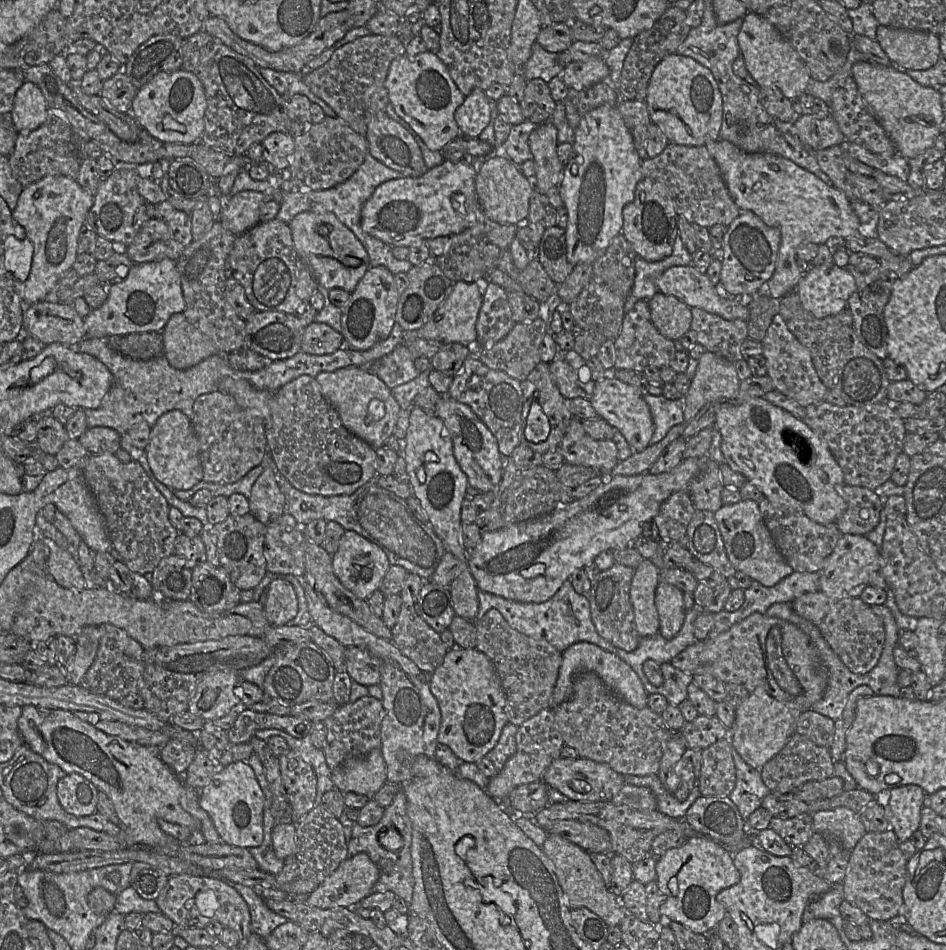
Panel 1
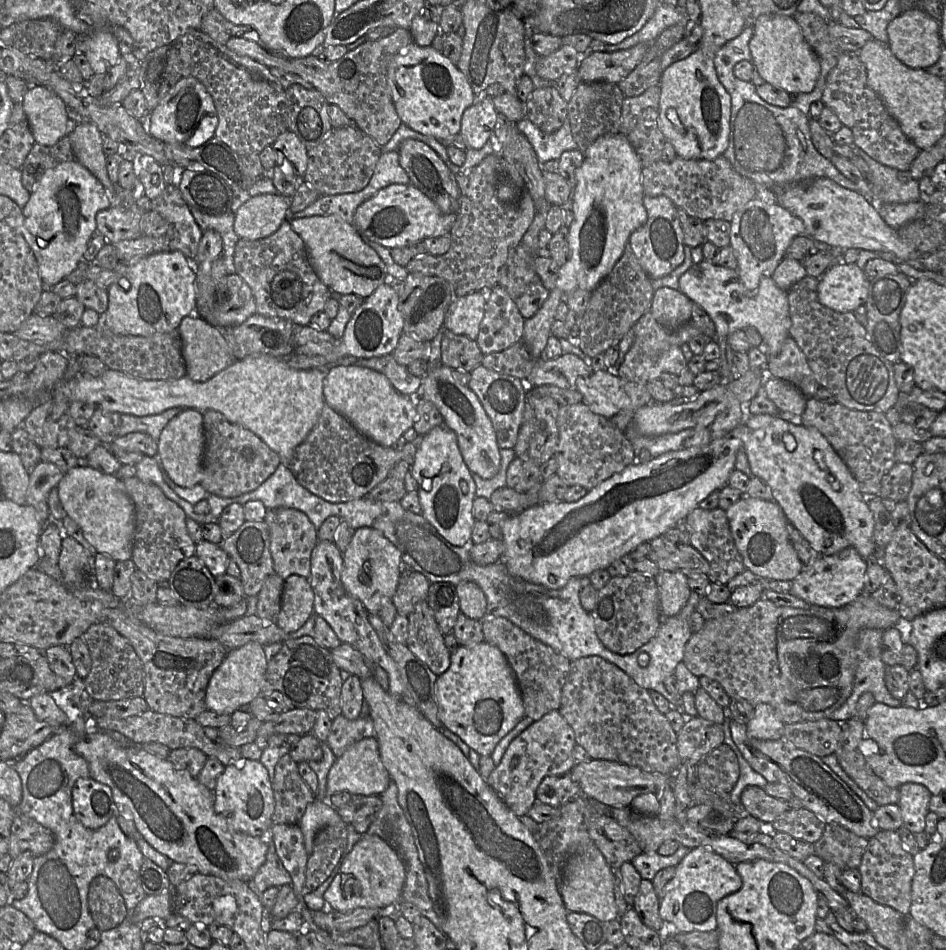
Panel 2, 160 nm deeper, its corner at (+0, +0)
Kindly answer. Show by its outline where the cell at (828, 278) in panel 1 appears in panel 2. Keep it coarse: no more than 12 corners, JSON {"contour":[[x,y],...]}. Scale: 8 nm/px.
{"contour":[[834,263],[818,299],[836,312],[867,300],[869,279],[856,263]]}

